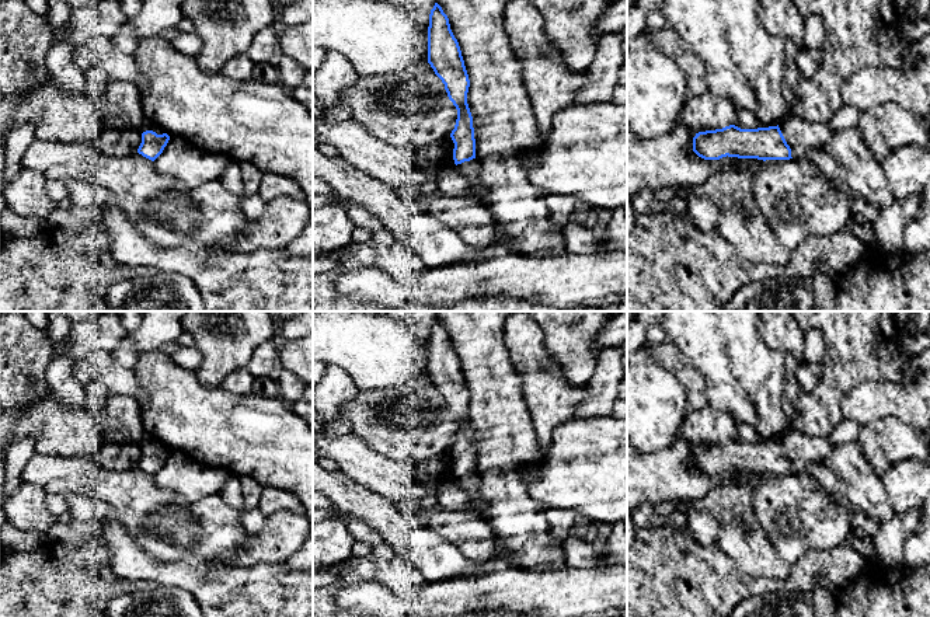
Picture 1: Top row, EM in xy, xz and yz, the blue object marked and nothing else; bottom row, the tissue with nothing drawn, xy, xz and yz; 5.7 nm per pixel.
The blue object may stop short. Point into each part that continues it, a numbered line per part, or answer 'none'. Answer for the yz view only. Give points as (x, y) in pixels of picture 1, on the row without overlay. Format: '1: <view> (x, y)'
1: yz (801, 450)

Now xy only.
1: xy (147, 439)

